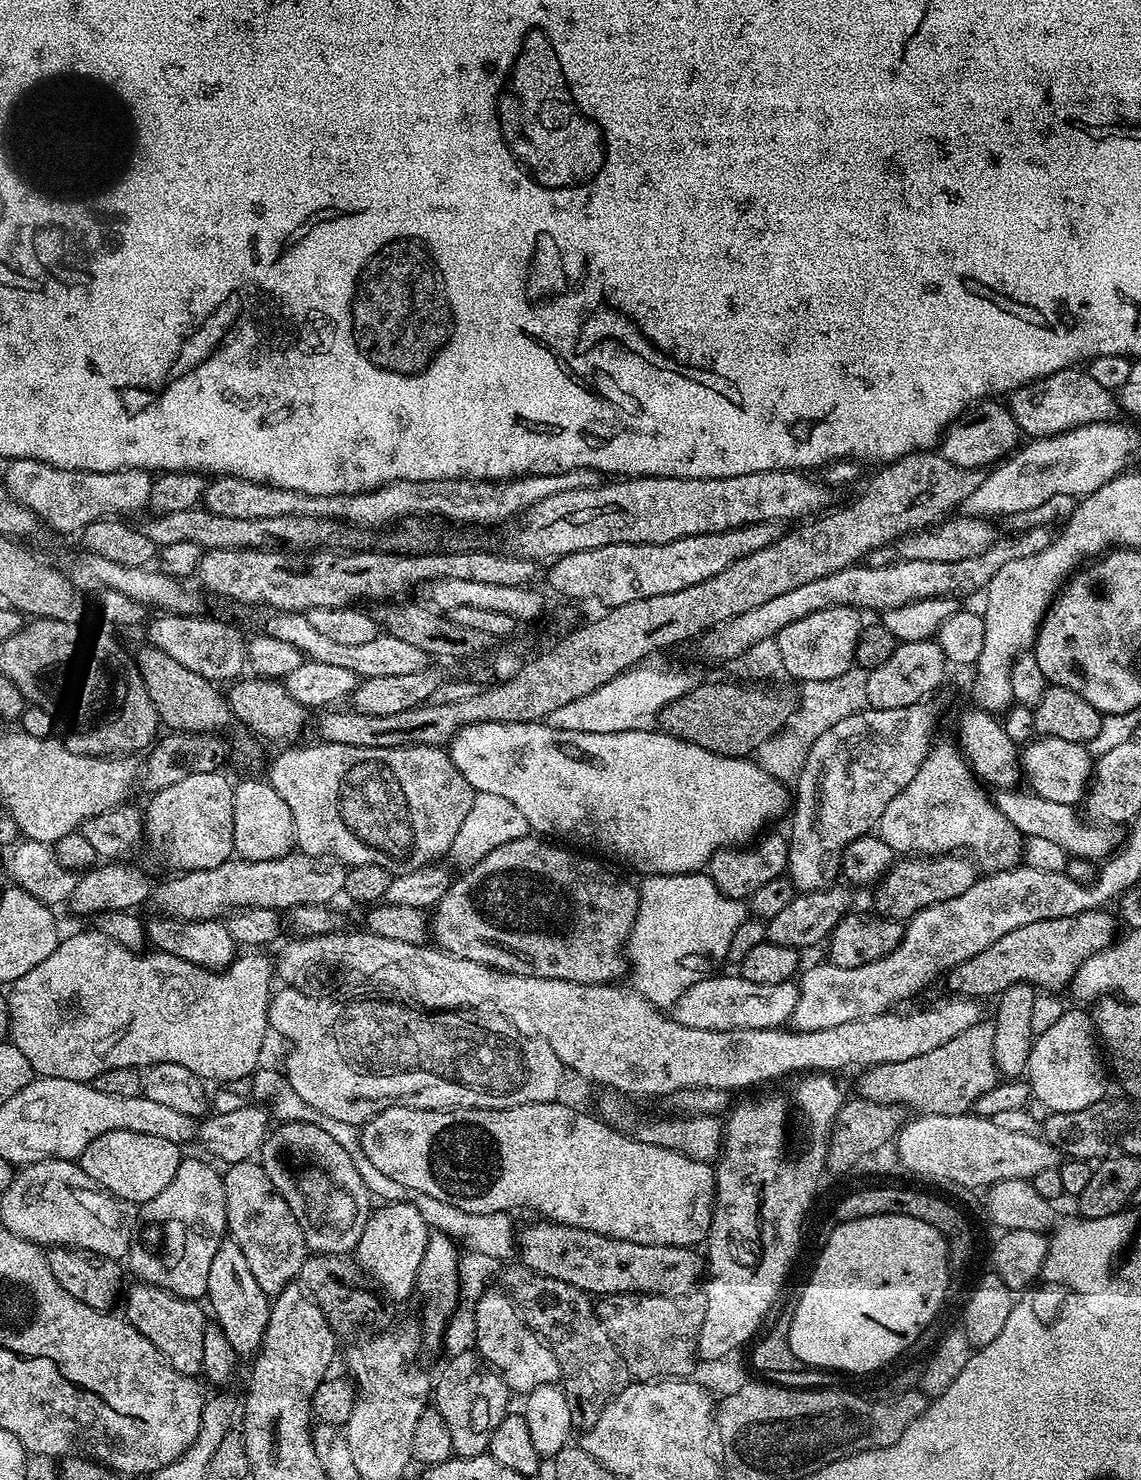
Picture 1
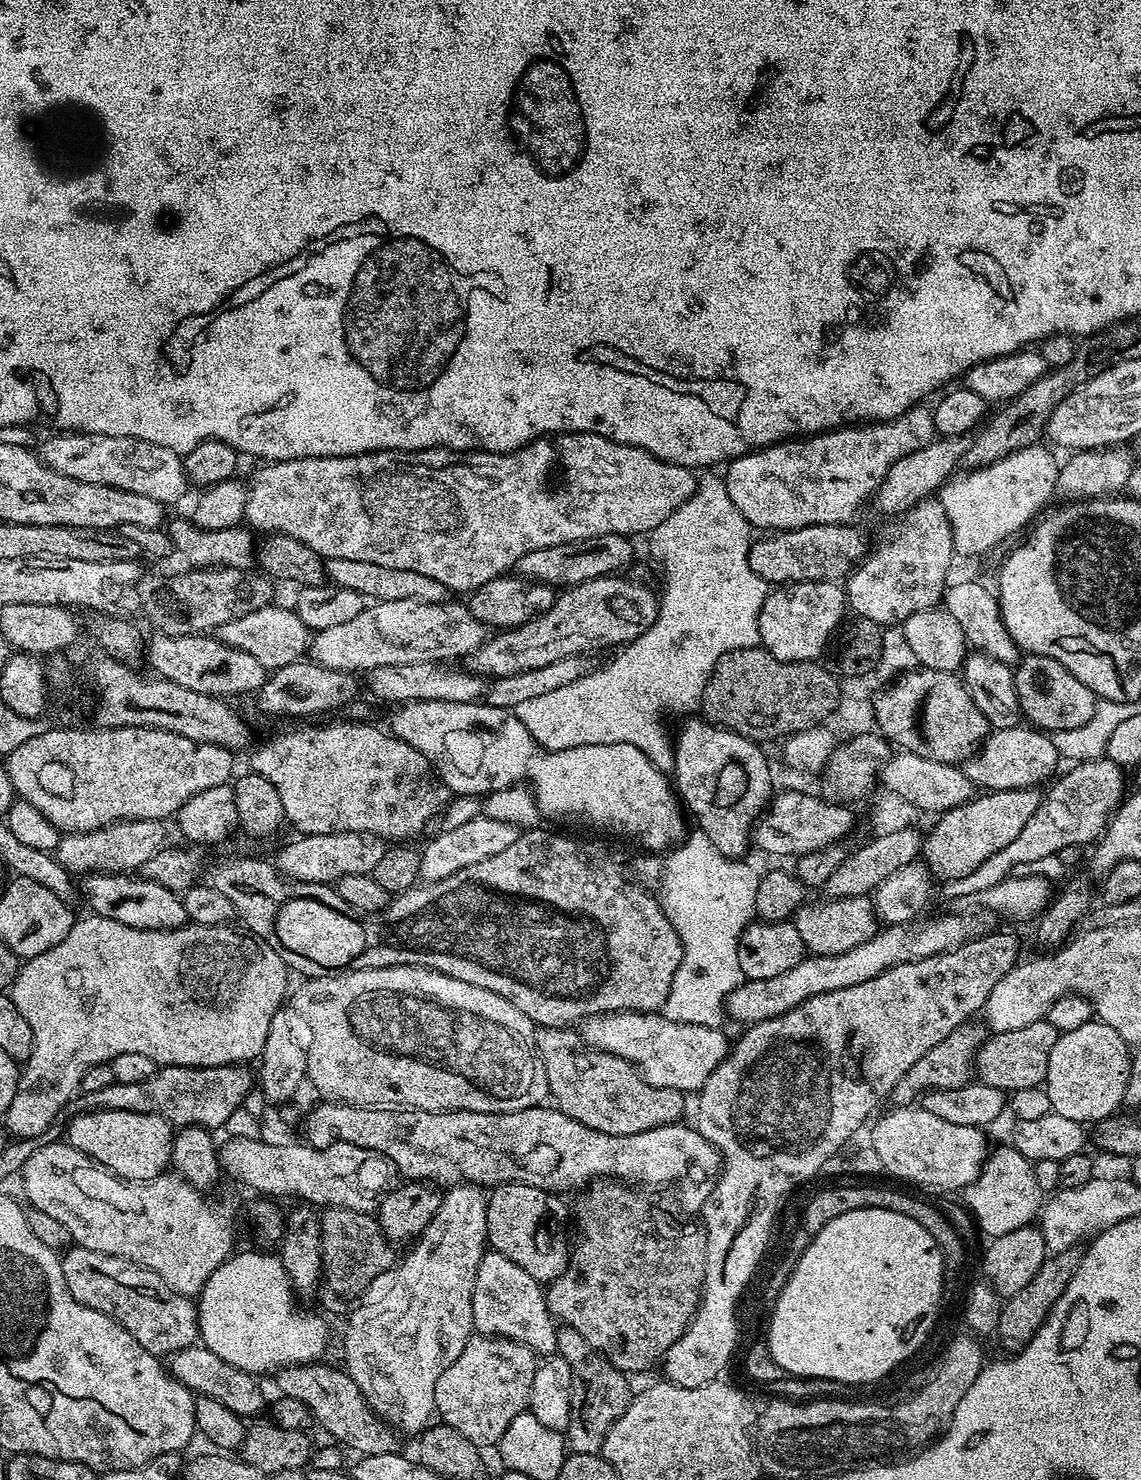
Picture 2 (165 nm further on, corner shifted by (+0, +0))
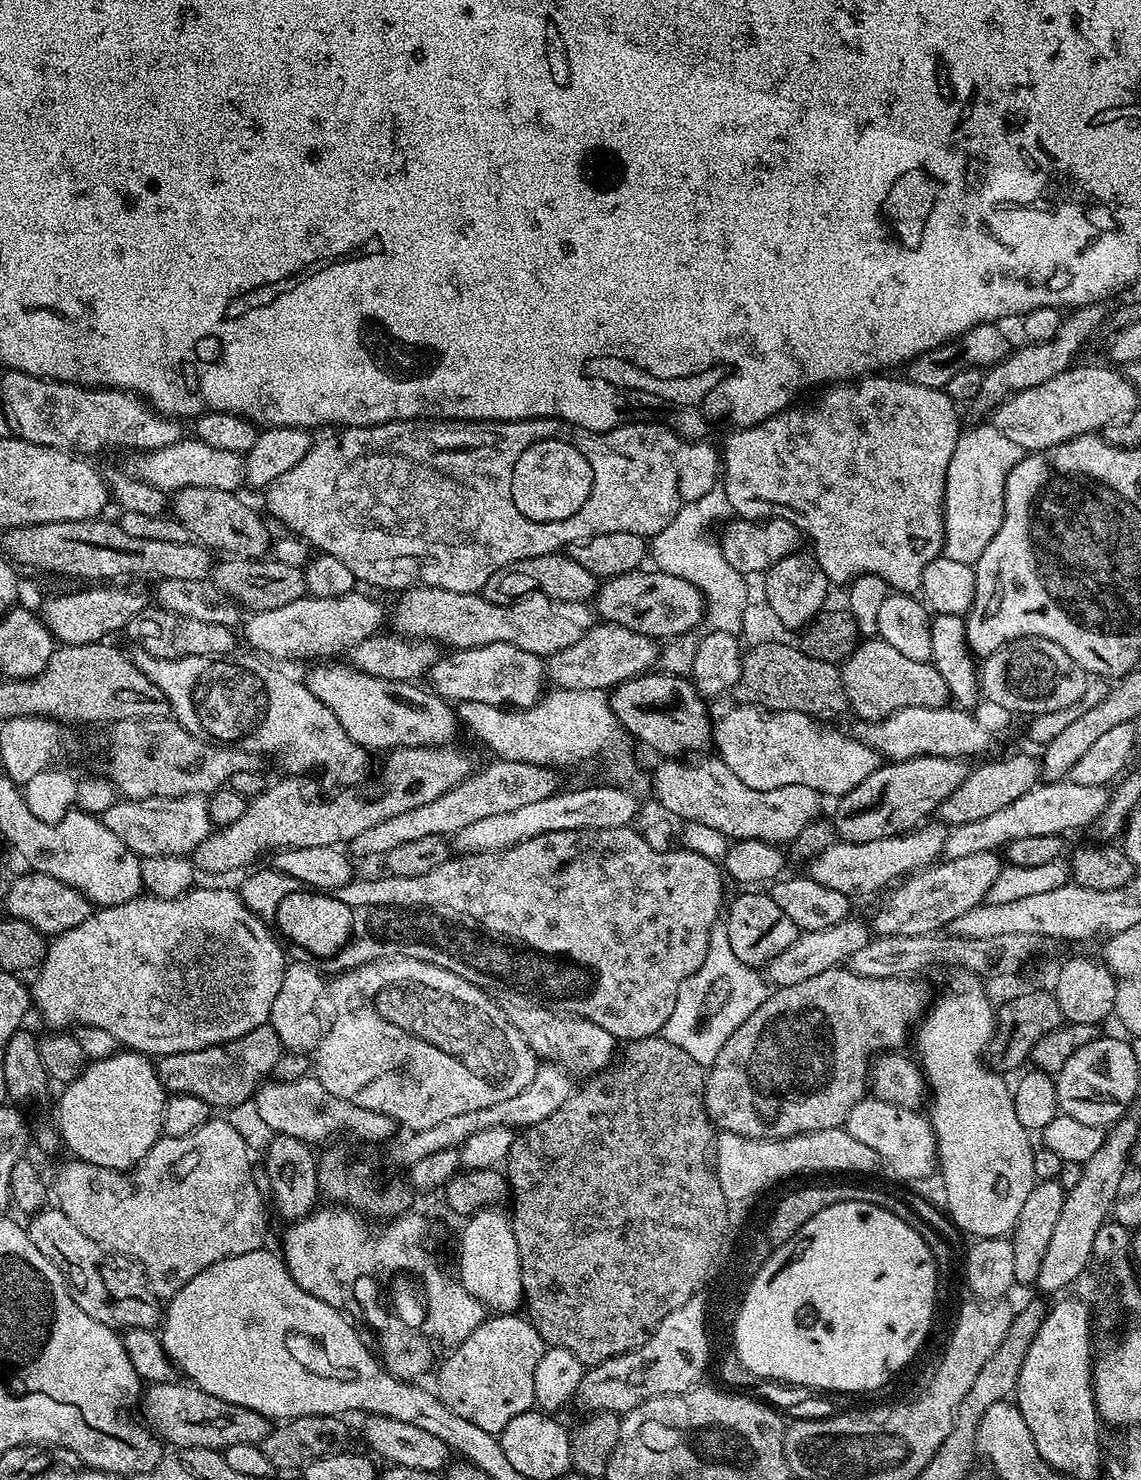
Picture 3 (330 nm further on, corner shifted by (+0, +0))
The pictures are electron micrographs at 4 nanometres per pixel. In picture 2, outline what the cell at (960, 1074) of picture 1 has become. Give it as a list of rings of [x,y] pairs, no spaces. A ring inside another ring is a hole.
[[[1047,1018],[1030,1022],[1030,1026],[1021,1026],[1018,1030],[1006,1030],[989,1035],[975,1053],[975,1079],[986,1086],[996,1087],[1005,1094],[1027,1087],[1041,1087],[1047,1078],[1050,1052],[1057,1037],[1056,1028],[1050,1026]]]

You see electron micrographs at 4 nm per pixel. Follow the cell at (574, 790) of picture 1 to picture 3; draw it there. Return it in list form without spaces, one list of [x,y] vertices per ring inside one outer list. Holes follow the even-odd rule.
[[[320,662],[309,668],[306,683],[310,694],[334,710],[342,730],[363,748],[435,748],[449,743],[458,729],[457,713],[448,709],[449,703],[427,687],[419,688],[419,683],[374,678],[344,662]]]

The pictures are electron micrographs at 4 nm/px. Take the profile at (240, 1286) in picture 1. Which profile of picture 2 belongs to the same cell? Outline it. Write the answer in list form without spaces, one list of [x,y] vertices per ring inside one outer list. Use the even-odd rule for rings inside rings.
[[[324,1362],[297,1364],[281,1368],[275,1373],[277,1393],[280,1396],[298,1398],[306,1402],[317,1425],[321,1424],[334,1439],[348,1448],[353,1448],[360,1456],[373,1456],[397,1451],[397,1433],[366,1402],[362,1390],[354,1383],[343,1367],[330,1368]]]

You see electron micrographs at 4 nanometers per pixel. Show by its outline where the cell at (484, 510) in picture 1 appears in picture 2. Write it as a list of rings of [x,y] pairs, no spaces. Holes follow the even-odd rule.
[[[558,432],[555,435],[560,439],[558,448],[564,452],[564,462],[568,466],[570,476],[564,496],[566,502],[550,502],[550,498],[540,488],[544,474],[550,466],[552,446],[546,442],[546,436],[539,436],[537,440],[532,440],[513,452],[456,452],[452,448],[427,448],[421,452],[363,452],[353,456],[323,456],[268,462],[260,466],[253,474],[252,480],[250,479],[244,520],[257,533],[260,531],[260,534],[281,532],[290,538],[298,538],[298,542],[310,546],[310,550],[324,557],[325,561],[334,558],[354,558],[358,562],[375,562],[377,566],[390,566],[394,570],[418,570],[418,574],[426,574],[426,578],[442,582],[442,586],[449,588],[451,593],[470,594],[478,586],[515,569],[518,560],[534,550],[558,546],[560,543],[574,543],[576,540],[594,539],[606,534],[624,535],[629,538],[636,538],[639,532],[651,534],[658,525],[666,522],[666,518],[670,518],[670,514],[674,514],[674,510],[678,510],[678,506],[682,506],[696,493],[698,476],[691,468],[660,460],[646,450],[607,440],[593,432]]]

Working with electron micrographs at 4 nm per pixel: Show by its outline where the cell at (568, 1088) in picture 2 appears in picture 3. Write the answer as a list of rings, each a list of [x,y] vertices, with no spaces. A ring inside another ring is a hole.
[[[524,998],[512,999],[516,1000],[508,1000],[504,1004],[503,1019],[514,1026],[522,1038],[526,1038],[530,1050],[541,1061],[558,1064],[576,1078],[594,1076],[613,1063],[618,1052],[618,1041],[610,1034],[610,1030],[602,1030],[602,1026],[584,1020],[581,1016],[557,1014],[551,1007],[540,1002],[529,1002]]]

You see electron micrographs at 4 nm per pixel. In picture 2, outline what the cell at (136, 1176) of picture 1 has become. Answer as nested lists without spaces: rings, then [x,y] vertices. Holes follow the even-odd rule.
[[[128,1110],[84,1112],[66,1125],[67,1143],[95,1160],[100,1167],[129,1182],[155,1180],[157,1176],[165,1175],[172,1159],[173,1139],[174,1128],[163,1118]]]

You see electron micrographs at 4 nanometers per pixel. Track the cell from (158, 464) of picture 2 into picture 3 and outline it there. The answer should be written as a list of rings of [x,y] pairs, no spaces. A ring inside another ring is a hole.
[[[181,438],[173,444],[162,446],[153,452],[142,452],[131,457],[132,465],[130,471],[142,482],[148,482],[150,486],[158,486],[158,490],[169,494],[175,494],[181,488],[189,488],[190,486],[210,486],[218,490],[226,490],[227,492],[236,492],[239,484],[245,483],[244,478],[244,459],[245,457],[239,452],[231,452],[230,450],[214,450],[214,446],[206,446],[206,442],[195,438]]]

